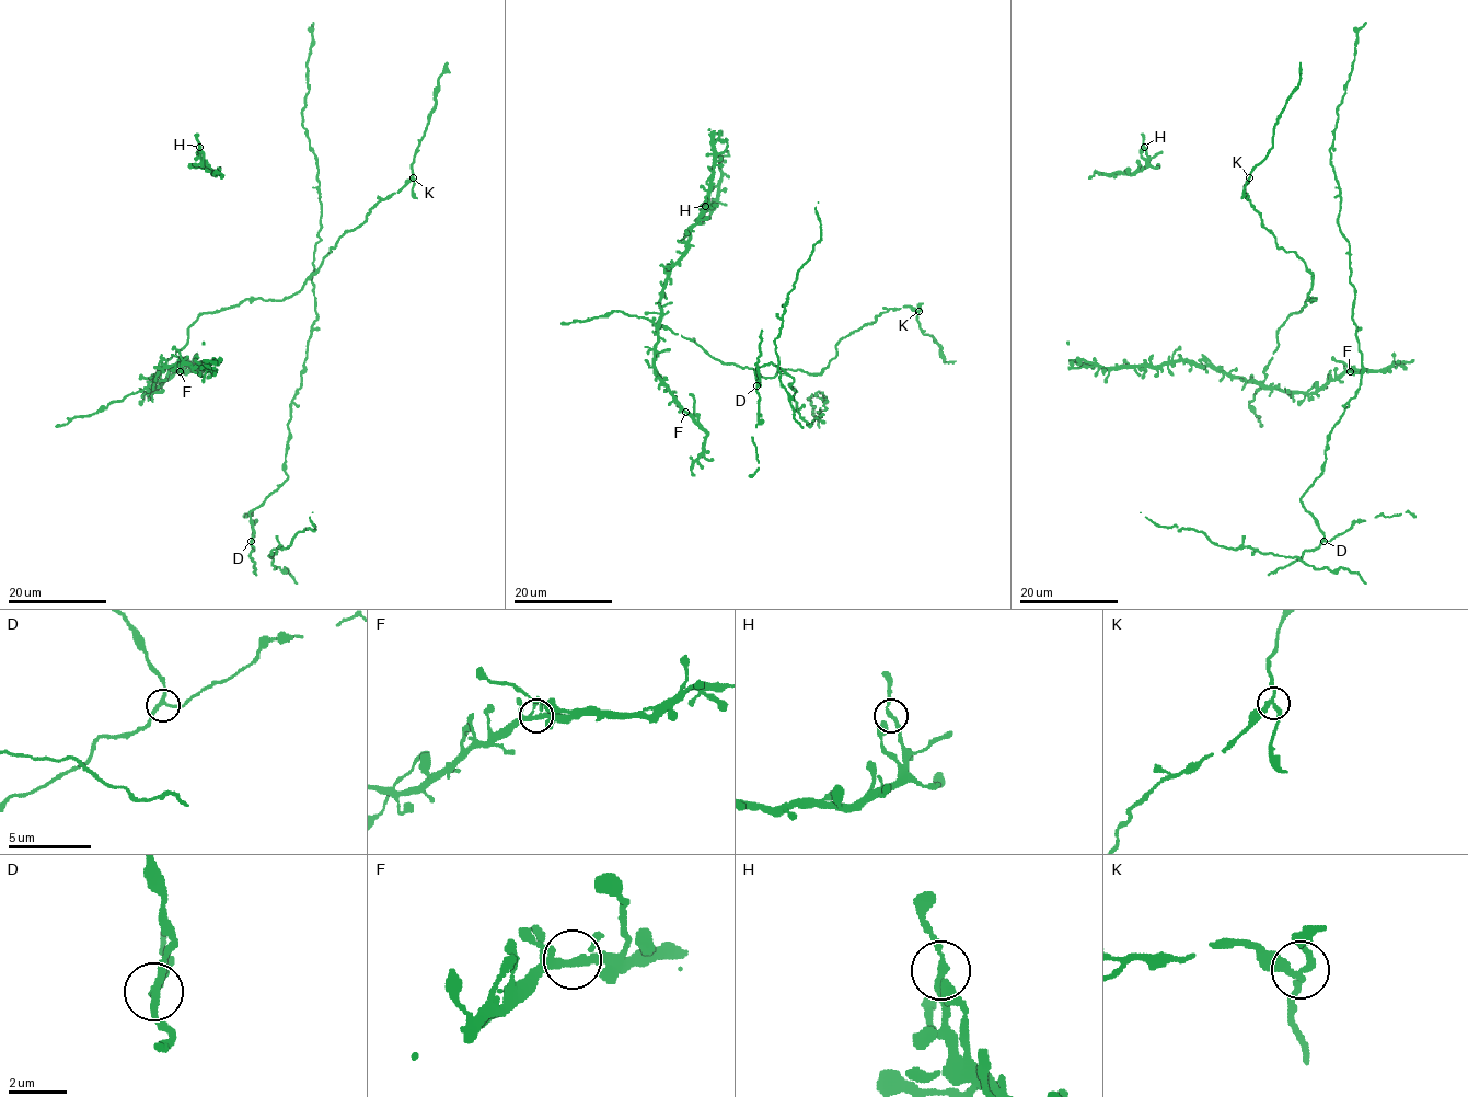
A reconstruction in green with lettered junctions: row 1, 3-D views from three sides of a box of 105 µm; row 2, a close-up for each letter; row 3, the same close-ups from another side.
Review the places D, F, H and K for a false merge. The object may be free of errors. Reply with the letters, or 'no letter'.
K

